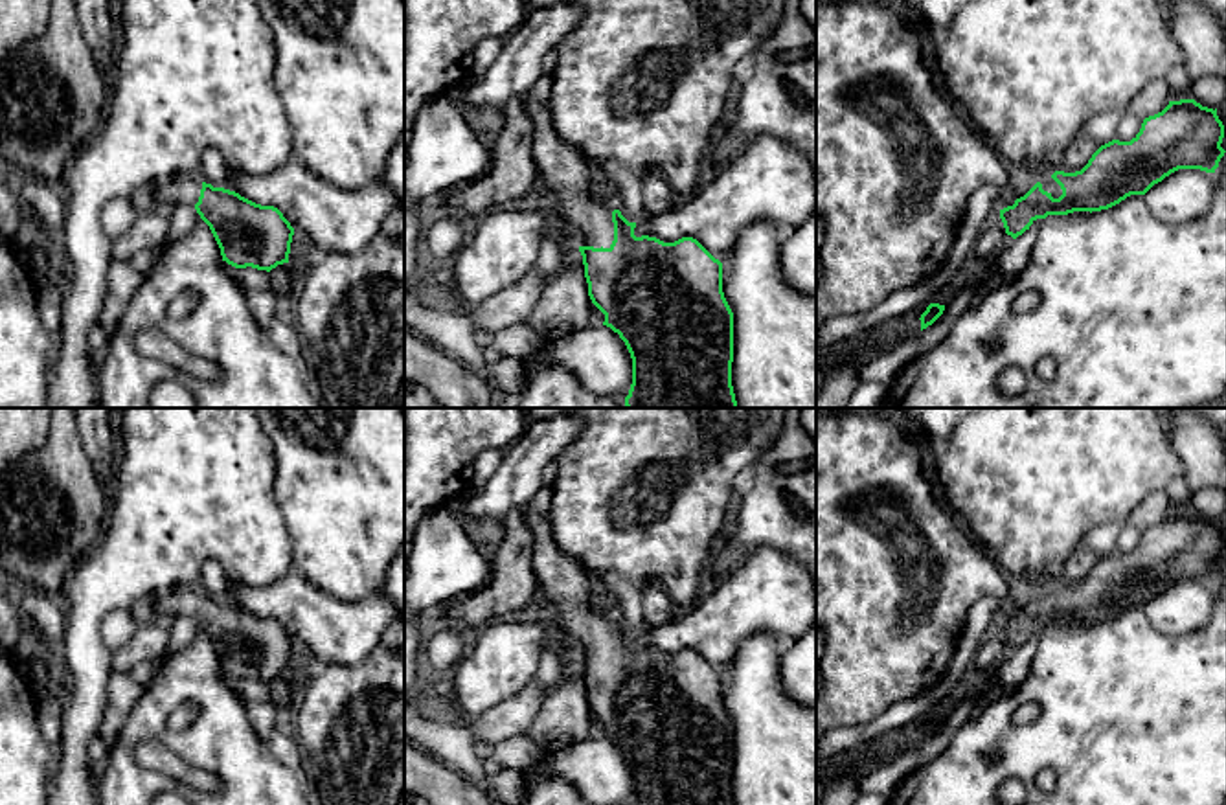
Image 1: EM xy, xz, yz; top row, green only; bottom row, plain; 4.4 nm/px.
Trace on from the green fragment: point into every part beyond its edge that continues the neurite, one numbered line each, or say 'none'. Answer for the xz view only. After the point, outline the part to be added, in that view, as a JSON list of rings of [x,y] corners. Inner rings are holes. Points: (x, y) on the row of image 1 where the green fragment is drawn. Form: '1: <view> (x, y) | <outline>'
1: xz (572, 190) | [[[542,74],[524,101],[526,114],[533,121],[531,153],[546,206],[579,241],[610,248],[614,222],[603,200],[603,186],[586,154],[566,145],[553,129],[550,96],[551,77]]]

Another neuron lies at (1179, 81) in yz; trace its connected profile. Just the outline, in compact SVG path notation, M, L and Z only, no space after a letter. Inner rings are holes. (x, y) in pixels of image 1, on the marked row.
M1184 64L1171 68L1165 75L1165 83L1171 92L1171 101L1191 99L1193 81Z

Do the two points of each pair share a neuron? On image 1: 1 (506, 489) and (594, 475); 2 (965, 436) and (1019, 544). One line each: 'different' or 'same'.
1: different
2: same

